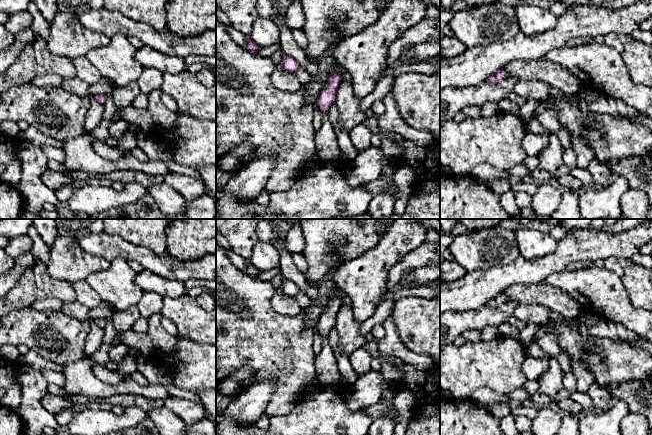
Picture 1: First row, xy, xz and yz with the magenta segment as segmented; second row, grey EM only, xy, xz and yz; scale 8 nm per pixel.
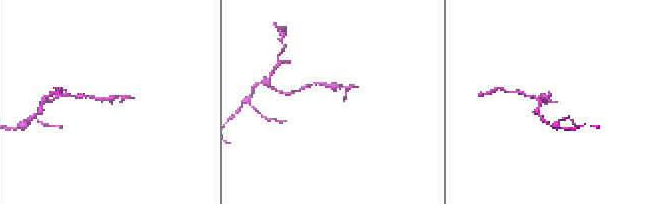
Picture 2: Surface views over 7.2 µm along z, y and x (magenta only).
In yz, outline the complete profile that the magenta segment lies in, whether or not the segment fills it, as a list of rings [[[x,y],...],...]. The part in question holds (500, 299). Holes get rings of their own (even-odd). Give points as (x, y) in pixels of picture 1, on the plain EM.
[[[501,292],[495,297],[493,297],[492,299],[490,299],[486,305],[491,308],[495,308],[495,307],[502,306],[507,300],[508,298],[505,296],[505,294]]]

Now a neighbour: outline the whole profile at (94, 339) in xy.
[[[94,322],[90,323],[90,327],[90,333],[85,342],[85,354],[87,356],[90,356],[100,348],[104,338],[104,330],[101,327]]]

